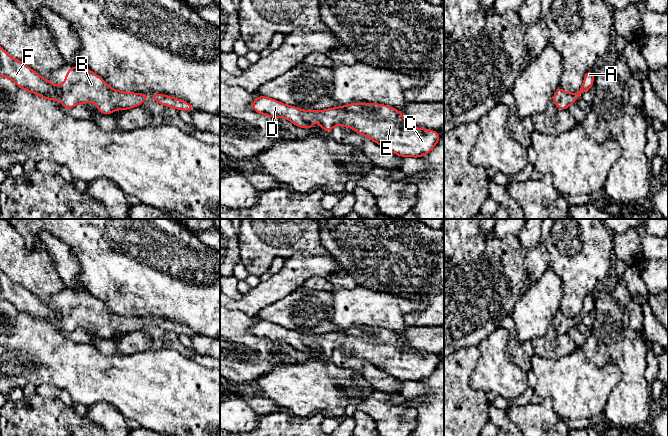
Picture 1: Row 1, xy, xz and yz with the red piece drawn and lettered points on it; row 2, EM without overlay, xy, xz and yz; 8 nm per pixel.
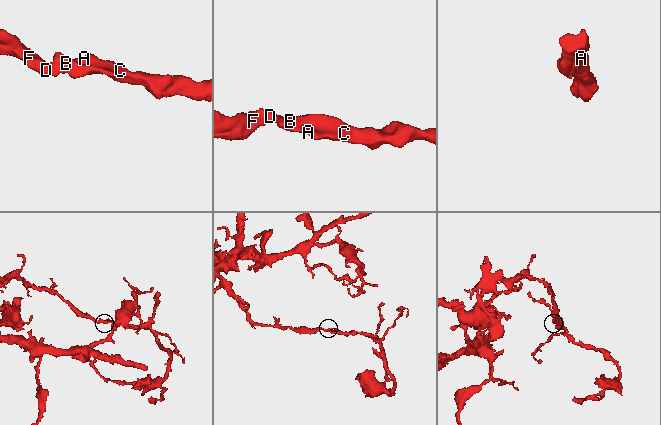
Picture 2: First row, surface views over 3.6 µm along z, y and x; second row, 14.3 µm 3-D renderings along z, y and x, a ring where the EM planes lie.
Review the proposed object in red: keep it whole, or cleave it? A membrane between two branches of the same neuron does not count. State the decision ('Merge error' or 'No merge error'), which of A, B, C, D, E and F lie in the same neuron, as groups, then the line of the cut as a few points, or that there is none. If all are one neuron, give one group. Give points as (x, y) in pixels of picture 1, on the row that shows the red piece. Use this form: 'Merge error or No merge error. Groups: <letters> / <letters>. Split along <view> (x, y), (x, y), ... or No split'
No merge error. Groups: A B C D E F. No split

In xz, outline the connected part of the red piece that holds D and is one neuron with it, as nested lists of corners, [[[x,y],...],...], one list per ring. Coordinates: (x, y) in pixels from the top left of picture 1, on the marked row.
[[[260,95],[251,104],[251,108],[262,115],[273,118],[287,118],[300,128],[314,129],[313,122],[318,121],[322,130],[329,132],[336,125],[353,128],[358,134],[363,135],[390,152],[401,157],[420,158],[432,151],[440,139],[439,131],[417,128],[408,124],[397,108],[378,103],[351,103],[344,106],[328,108],[326,110],[300,110],[291,105],[283,104],[272,98]]]

